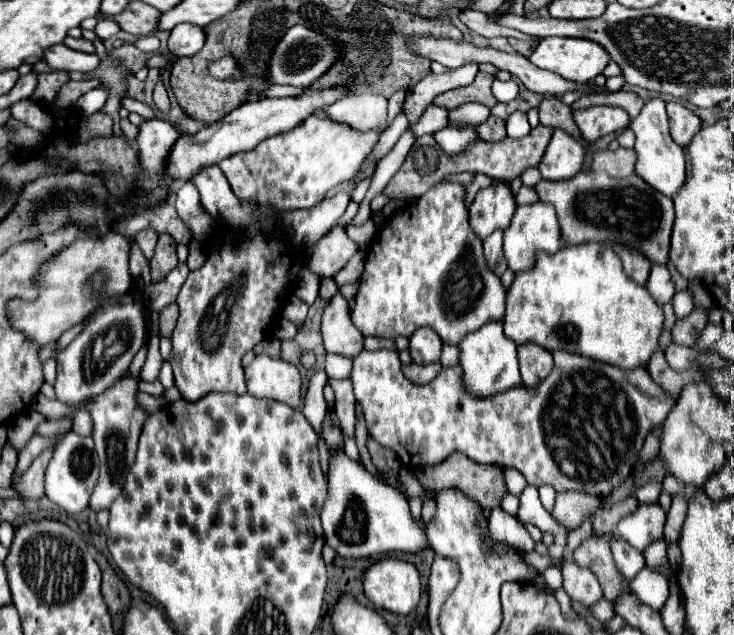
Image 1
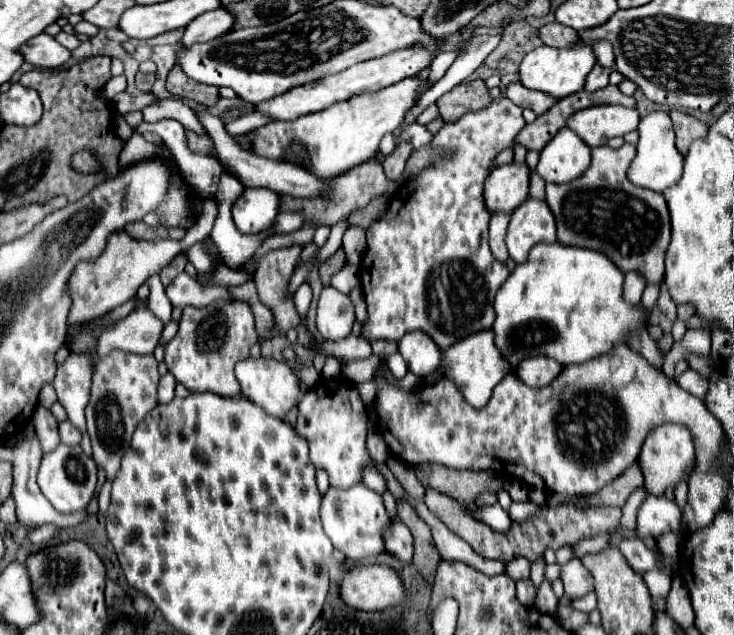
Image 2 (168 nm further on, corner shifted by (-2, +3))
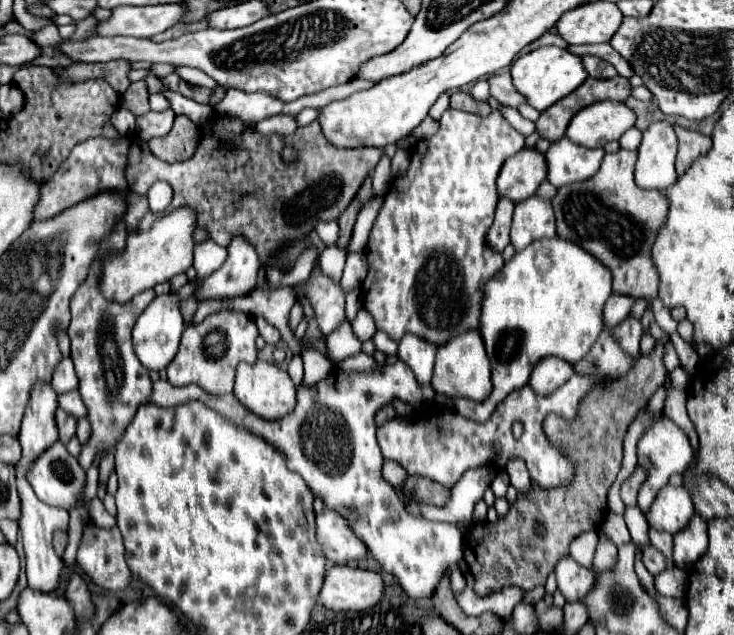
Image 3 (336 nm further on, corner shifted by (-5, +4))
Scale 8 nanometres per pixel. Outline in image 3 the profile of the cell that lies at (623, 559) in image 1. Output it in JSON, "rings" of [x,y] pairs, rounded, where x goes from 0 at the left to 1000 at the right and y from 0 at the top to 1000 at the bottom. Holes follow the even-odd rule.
{"rings":[[[891,860],[875,863],[875,885],[877,885],[880,898],[883,898],[888,907],[899,904],[899,901],[907,894],[907,882],[905,882],[902,869],[896,869]]]}

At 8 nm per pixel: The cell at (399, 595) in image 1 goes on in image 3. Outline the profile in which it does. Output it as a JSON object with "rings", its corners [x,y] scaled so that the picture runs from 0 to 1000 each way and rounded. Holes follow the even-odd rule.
{"rings":[[[455,888],[452,894],[444,898],[444,913],[436,932],[436,945],[444,957],[455,957],[458,964],[469,961],[501,961],[510,951],[515,951],[523,939],[523,913],[520,904],[512,898],[490,898],[490,894],[477,894],[477,891],[466,891],[466,888]]]}

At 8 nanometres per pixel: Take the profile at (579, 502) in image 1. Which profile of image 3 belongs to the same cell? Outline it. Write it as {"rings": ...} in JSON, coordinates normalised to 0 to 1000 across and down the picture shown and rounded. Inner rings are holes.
{"rings":[[[866,737],[864,746],[845,769],[845,781],[850,794],[866,794],[869,769],[877,762],[877,756],[880,756],[880,743],[875,743],[875,737]]]}

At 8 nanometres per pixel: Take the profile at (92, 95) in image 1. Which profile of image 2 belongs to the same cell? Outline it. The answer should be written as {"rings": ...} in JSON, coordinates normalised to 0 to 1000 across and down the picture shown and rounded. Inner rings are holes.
{"rings":[[[159,118],[159,121],[151,121],[151,128],[140,137],[138,150],[146,153],[146,156],[154,156],[159,146],[170,143],[170,137],[173,137],[173,124],[170,124],[170,118]]]}

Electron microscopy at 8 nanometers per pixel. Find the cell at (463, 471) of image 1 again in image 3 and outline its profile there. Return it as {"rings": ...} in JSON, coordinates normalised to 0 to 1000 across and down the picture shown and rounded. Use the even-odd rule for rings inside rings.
{"rings":[[[556,750],[550,759],[550,772],[591,797],[608,797],[608,791],[613,787],[613,769],[578,750]]]}

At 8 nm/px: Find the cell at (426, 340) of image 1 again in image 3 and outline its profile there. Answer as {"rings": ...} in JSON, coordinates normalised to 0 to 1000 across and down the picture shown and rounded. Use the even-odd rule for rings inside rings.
{"rings":[[[553,526],[542,539],[542,564],[561,580],[572,605],[580,605],[580,608],[586,605],[589,586],[591,586],[591,564],[594,564],[591,542],[586,542],[583,535],[575,535],[572,529]]]}

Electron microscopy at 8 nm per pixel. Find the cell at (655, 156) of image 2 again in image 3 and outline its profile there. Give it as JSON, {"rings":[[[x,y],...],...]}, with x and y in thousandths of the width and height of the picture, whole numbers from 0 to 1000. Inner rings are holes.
{"rings":[[[899,189],[899,192],[888,192],[880,205],[877,205],[877,217],[875,227],[869,233],[869,255],[866,255],[866,290],[872,296],[891,296],[891,299],[905,299],[907,293],[918,290],[924,283],[924,271],[921,271],[921,211],[918,202],[910,189]]]}

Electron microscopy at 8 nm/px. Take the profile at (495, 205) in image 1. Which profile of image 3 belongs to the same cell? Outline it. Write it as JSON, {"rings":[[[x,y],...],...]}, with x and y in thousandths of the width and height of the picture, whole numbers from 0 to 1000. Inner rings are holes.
{"rings":[[[708,236],[695,252],[687,255],[676,293],[684,312],[695,312],[700,321],[725,309],[736,287],[744,283],[744,252],[741,243],[725,236]]]}

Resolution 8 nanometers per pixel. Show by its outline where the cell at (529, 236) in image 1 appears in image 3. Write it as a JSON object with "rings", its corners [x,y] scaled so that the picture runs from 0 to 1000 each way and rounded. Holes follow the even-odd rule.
{"rings":[[[733,306],[711,315],[703,321],[695,378],[703,397],[714,394],[719,384],[736,375],[755,375],[757,372],[757,350],[752,321]]]}

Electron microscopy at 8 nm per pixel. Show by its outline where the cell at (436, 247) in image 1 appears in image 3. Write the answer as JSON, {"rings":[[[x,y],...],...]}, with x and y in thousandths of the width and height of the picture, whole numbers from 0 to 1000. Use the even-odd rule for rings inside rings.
{"rings":[[[666,153],[665,162],[670,175],[661,189],[640,189],[640,176],[610,170],[599,186],[597,208],[561,230],[559,265],[548,280],[534,287],[523,312],[523,324],[504,362],[499,384],[501,435],[490,454],[493,482],[507,494],[512,517],[523,520],[540,539],[553,523],[561,523],[594,545],[602,545],[619,526],[651,520],[659,447],[673,435],[673,428],[678,428],[678,422],[687,419],[684,400],[673,397],[662,384],[662,365],[673,346],[678,318],[676,277],[687,252],[711,236],[714,214],[687,187],[683,165],[672,153]]]}

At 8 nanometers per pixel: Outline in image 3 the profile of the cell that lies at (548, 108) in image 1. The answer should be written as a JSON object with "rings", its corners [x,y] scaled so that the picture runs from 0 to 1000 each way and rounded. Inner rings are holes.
{"rings":[[[684,113],[678,120],[668,120],[665,123],[668,129],[668,148],[687,167],[698,167],[698,170],[706,170],[711,164],[717,164],[717,154],[703,145],[700,132],[698,132],[698,120],[695,113]]]}

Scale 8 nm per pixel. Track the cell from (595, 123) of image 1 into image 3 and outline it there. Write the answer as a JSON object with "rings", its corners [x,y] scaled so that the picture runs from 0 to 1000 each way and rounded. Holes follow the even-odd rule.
{"rings":[[[823,157],[823,161],[812,161],[807,167],[798,167],[793,170],[774,195],[774,205],[771,205],[771,214],[777,220],[782,220],[785,227],[793,227],[798,233],[823,233],[826,224],[834,224],[834,220],[842,220],[853,205],[864,202],[864,192],[866,192],[866,176],[861,170],[856,170],[853,164],[847,161],[834,161],[834,157]]]}

